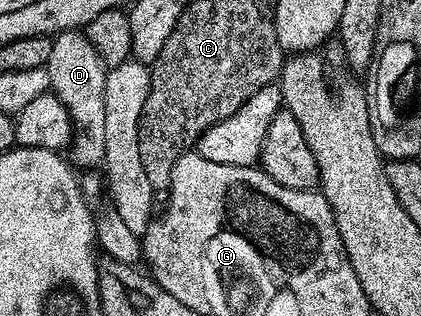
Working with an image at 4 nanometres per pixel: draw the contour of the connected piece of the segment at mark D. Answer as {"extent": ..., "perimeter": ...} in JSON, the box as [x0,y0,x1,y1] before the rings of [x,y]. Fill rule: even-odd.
{"extent":[46,31,107,167],"perimeter":[[[63,31],[51,42],[46,71],[52,94],[55,94],[70,114],[76,133],[69,148],[69,162],[72,167],[95,167],[107,157],[105,149],[104,89],[107,80],[107,66],[89,42],[84,32]]]}

